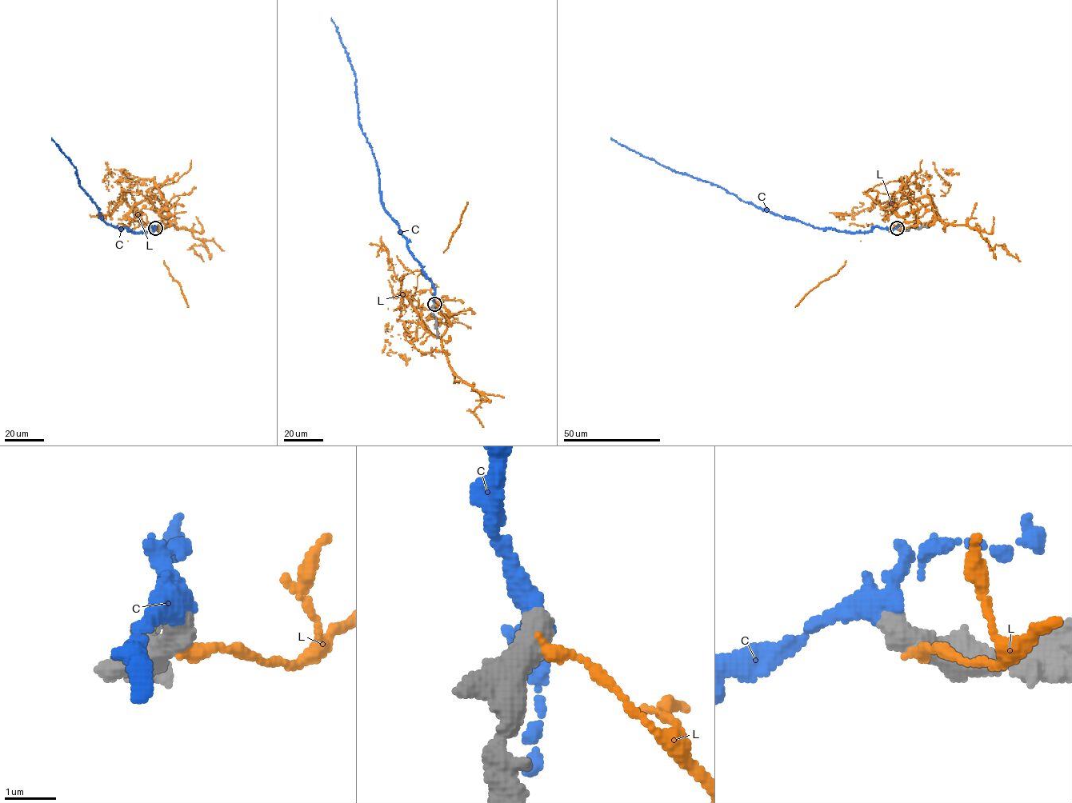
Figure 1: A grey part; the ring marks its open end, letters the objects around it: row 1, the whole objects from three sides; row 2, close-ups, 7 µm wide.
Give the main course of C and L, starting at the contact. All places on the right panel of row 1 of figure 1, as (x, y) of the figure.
C: (897, 228), (874, 226), (869, 232), (846, 233), (814, 228), (756, 207), (716, 185), (660, 165), (610, 137)
L: (898, 229), (918, 209), (900, 217), (864, 192), (878, 192), (852, 219), (860, 240), (794, 307)

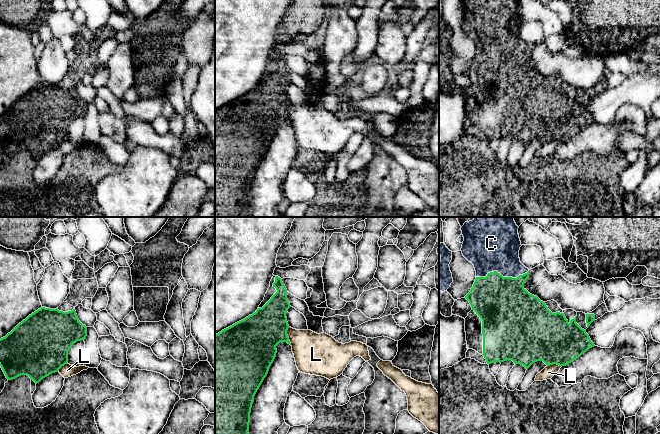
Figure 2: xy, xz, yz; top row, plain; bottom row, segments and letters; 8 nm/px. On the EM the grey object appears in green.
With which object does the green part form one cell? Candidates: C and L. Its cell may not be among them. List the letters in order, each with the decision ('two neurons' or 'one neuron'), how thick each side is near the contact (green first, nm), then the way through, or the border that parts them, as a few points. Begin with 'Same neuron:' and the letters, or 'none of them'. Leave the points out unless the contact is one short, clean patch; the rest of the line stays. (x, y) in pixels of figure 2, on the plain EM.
Same neuron: C
C: one neuron | 440/380 nm
L: two neurons | 360/320 nm

